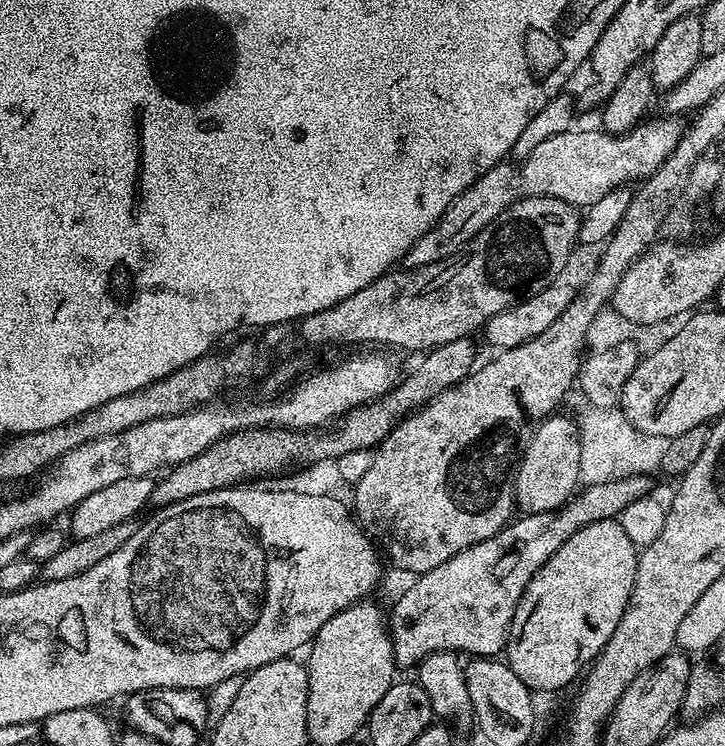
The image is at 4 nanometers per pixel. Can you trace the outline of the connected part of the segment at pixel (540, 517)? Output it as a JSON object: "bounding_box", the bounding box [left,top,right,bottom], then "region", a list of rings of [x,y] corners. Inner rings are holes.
{"bounding_box":[388,475,649,668],"region":[[[647,475],[622,477],[620,480],[610,480],[602,482],[598,485],[590,485],[585,487],[583,491],[579,494],[573,495],[572,499],[568,503],[563,504],[560,508],[556,509],[555,512],[529,512],[527,514],[521,515],[521,520],[519,518],[513,519],[511,522],[504,525],[504,529],[498,534],[494,534],[490,538],[486,538],[486,542],[478,542],[474,546],[470,546],[466,550],[462,550],[458,554],[454,554],[454,558],[450,558],[446,562],[442,562],[442,566],[434,566],[434,570],[429,572],[421,572],[415,577],[416,580],[410,585],[400,596],[400,598],[395,602],[392,612],[391,608],[388,614],[389,621],[389,632],[392,636],[392,649],[394,650],[395,660],[399,667],[404,668],[404,666],[415,667],[419,665],[420,661],[428,655],[430,651],[430,645],[428,645],[428,628],[452,628],[452,644],[451,647],[455,649],[457,653],[465,654],[464,652],[469,652],[467,655],[472,658],[496,658],[501,655],[507,649],[508,646],[508,632],[512,629],[512,619],[516,613],[516,607],[518,602],[522,598],[522,594],[526,590],[526,586],[530,586],[530,582],[534,578],[534,574],[538,574],[538,570],[543,564],[548,561],[548,559],[553,556],[560,547],[568,541],[572,535],[575,534],[580,528],[585,528],[590,526],[594,522],[599,520],[611,520],[613,518],[619,517],[622,512],[626,510],[628,506],[636,499],[640,497],[647,497],[649,495],[648,491],[648,481],[649,477]]]}

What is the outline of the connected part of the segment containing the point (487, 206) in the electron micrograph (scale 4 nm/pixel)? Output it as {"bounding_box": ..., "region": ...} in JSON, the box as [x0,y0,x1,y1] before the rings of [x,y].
{"bounding_box":[402,114,685,270],"region":[[[667,114],[661,115],[661,117],[661,120],[645,119],[637,124],[632,131],[625,132],[622,136],[614,136],[603,130],[569,130],[554,134],[552,138],[547,138],[546,142],[539,143],[529,156],[522,160],[519,165],[521,168],[515,168],[514,165],[508,164],[509,162],[497,164],[489,172],[482,174],[482,178],[475,180],[445,210],[434,228],[431,228],[422,238],[418,238],[418,242],[405,254],[402,261],[403,267],[408,270],[421,268],[427,264],[442,262],[453,256],[454,253],[462,251],[464,245],[469,244],[490,222],[494,222],[494,218],[498,218],[500,212],[506,211],[511,204],[516,203],[523,196],[558,198],[562,202],[574,204],[577,209],[583,210],[594,202],[598,202],[598,198],[610,194],[610,190],[631,185],[633,183],[631,180],[636,180],[635,182],[647,180],[662,166],[662,162],[666,162],[666,158],[670,158],[670,154],[678,146],[680,136],[683,135],[685,129],[685,125],[677,117]]]}

